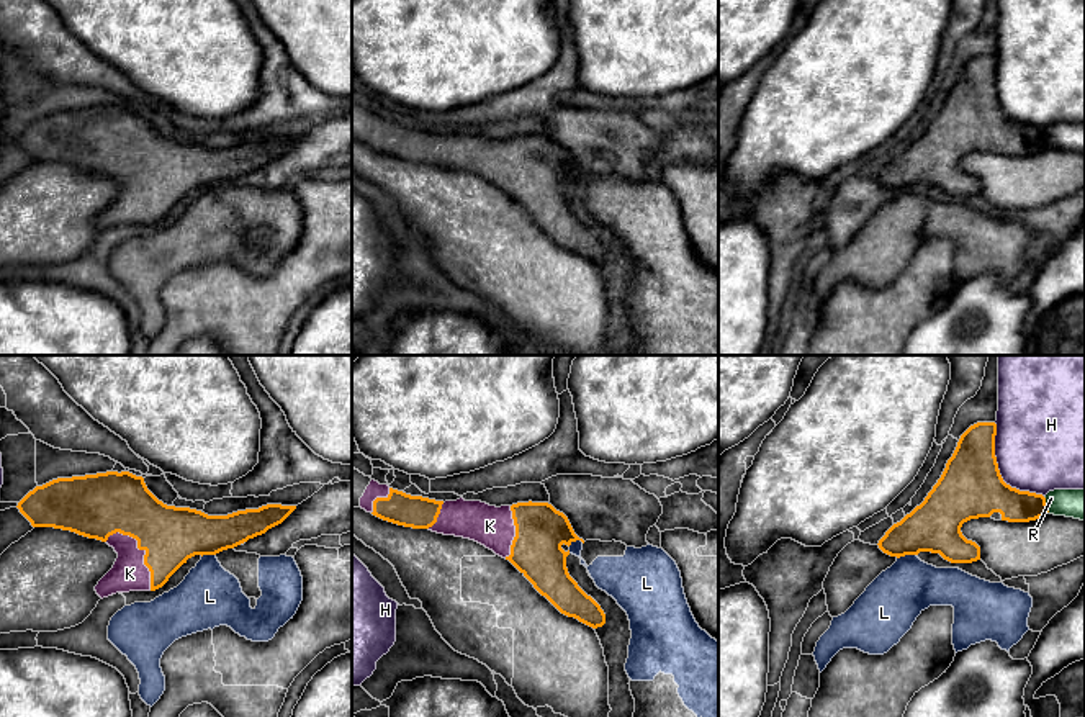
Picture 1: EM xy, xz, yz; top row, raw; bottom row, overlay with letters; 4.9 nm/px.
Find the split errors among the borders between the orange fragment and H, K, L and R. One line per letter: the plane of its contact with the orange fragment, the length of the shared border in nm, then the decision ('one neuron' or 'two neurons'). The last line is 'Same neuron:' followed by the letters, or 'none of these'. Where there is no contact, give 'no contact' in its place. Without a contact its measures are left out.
H: contact in yz; length 440 nm; two neurons
K: contact in xy; length 340 nm; one neuron
L: contact in yz; length 100 nm; two neurons
R: contact in yz; length 90 nm; two neurons
Same neuron: K

